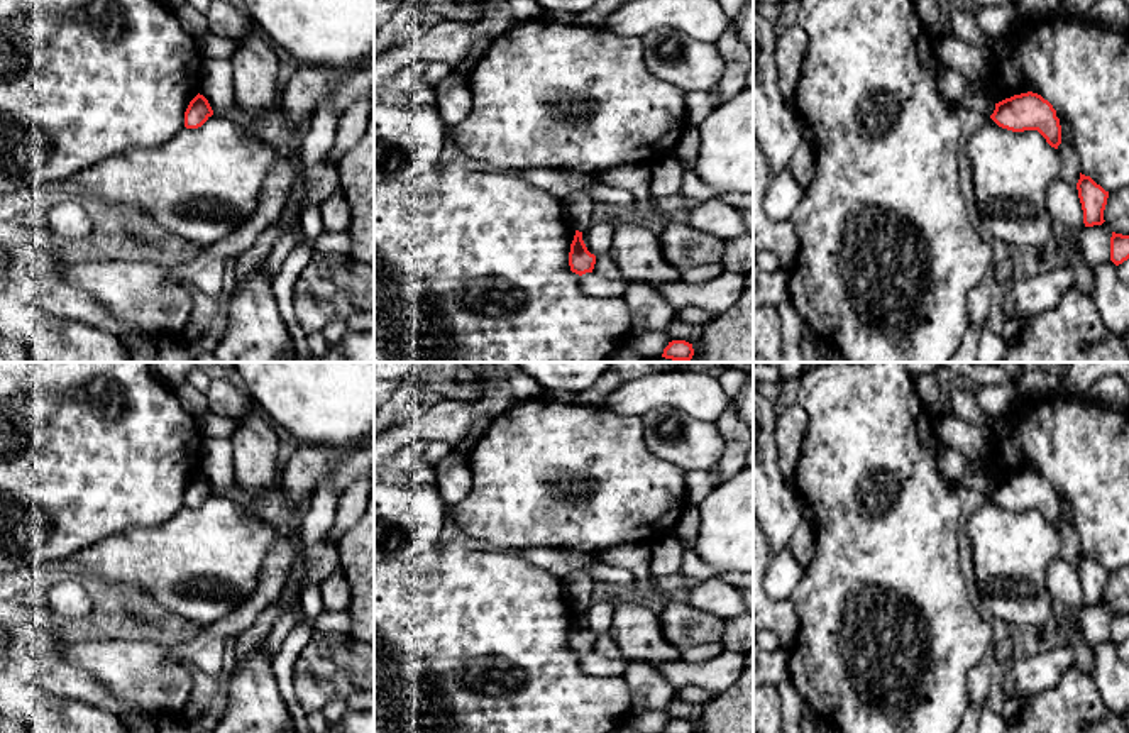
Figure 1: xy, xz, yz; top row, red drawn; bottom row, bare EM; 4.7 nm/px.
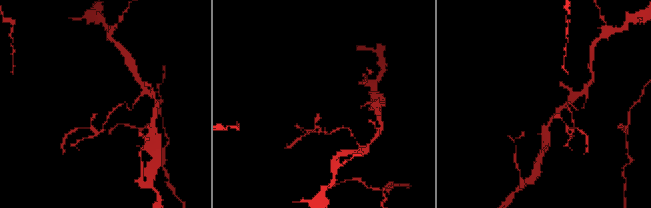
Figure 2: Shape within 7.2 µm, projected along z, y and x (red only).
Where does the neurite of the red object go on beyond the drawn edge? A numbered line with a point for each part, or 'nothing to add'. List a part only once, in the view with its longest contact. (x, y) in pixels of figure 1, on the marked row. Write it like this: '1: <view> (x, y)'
nothing to add

